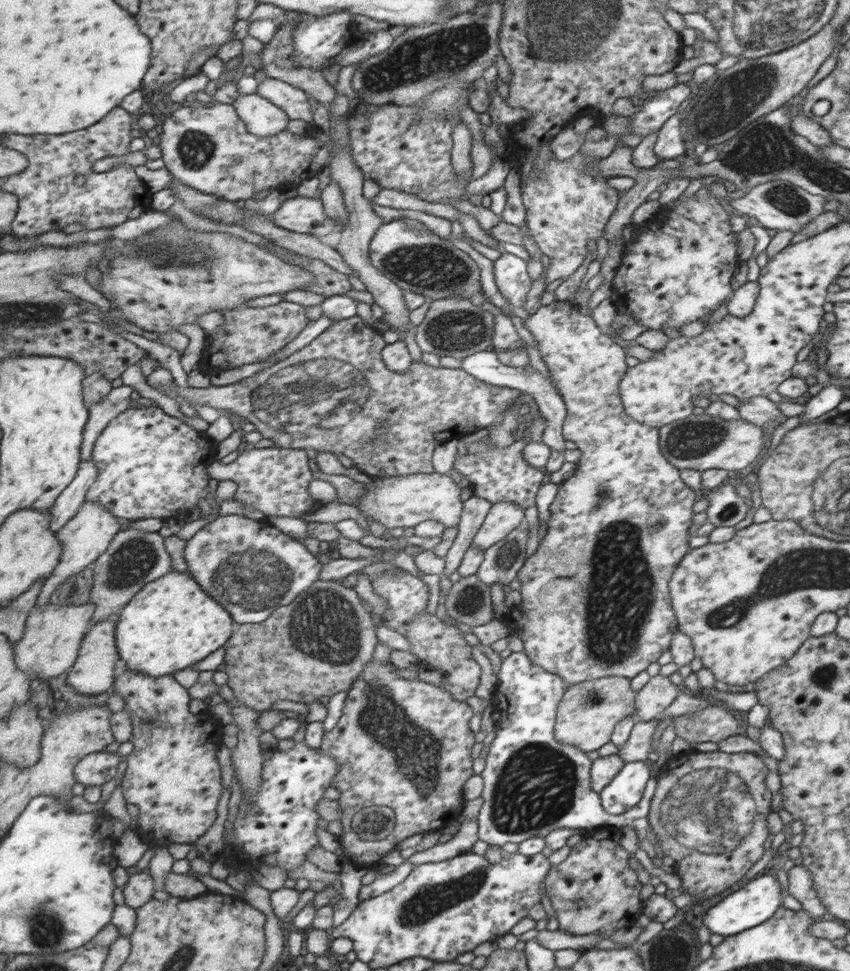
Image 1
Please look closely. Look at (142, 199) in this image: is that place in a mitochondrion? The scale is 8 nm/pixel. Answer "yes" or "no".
no

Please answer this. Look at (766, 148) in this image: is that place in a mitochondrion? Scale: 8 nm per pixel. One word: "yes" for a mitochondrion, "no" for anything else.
yes

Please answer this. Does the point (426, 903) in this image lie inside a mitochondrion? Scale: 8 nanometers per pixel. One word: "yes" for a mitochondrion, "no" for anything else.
yes

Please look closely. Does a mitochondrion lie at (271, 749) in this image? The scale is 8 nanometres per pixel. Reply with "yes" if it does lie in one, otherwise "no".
no

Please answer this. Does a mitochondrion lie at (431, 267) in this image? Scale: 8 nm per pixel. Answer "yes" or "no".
yes

